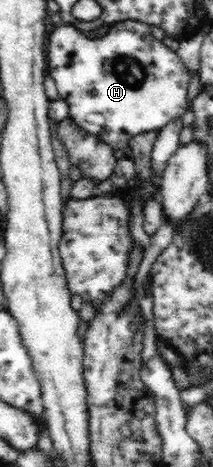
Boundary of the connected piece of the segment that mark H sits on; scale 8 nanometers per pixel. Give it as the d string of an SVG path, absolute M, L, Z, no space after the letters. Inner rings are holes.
M120 20L117 27L103 37L89 39L81 29L72 24L55 27L49 35L49 47L46 51L49 59L49 75L57 83L59 98L68 104L70 117L88 134L121 151L123 159L129 159L127 149L139 135L159 132L169 121L182 116L187 109L187 87L190 73L181 62L181 58L167 49L161 41L153 39L151 29L139 20Z

